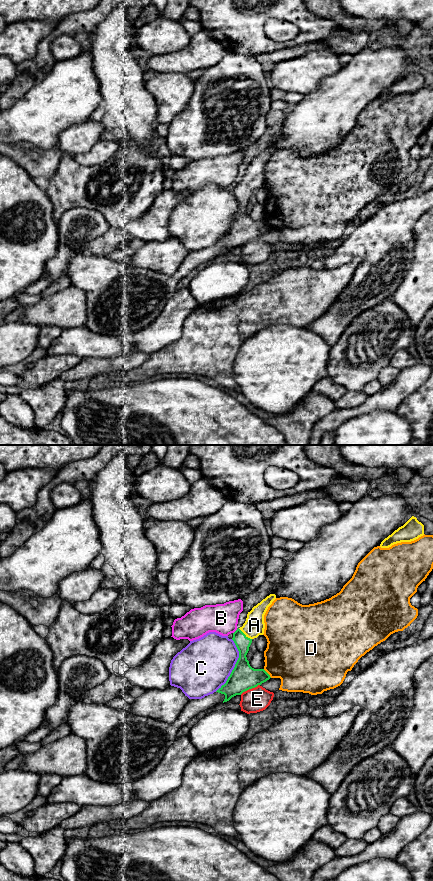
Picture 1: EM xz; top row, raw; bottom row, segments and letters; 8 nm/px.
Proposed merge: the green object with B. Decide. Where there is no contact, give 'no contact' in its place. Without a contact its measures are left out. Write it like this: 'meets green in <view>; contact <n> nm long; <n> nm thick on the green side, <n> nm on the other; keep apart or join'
meets green in xz; contact 50 nm long; 120 nm thick on the green side, 240 nm on the other; keep apart

